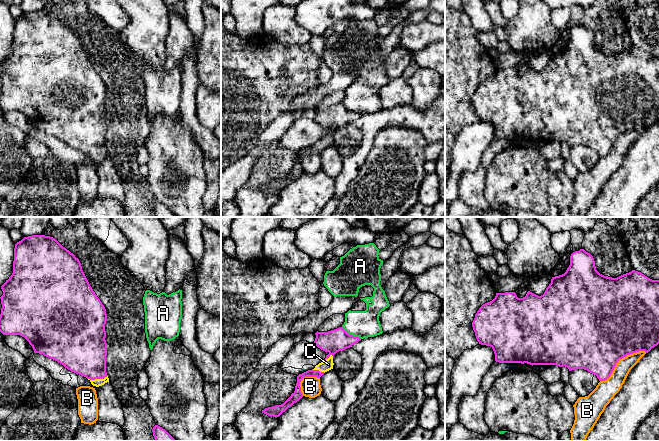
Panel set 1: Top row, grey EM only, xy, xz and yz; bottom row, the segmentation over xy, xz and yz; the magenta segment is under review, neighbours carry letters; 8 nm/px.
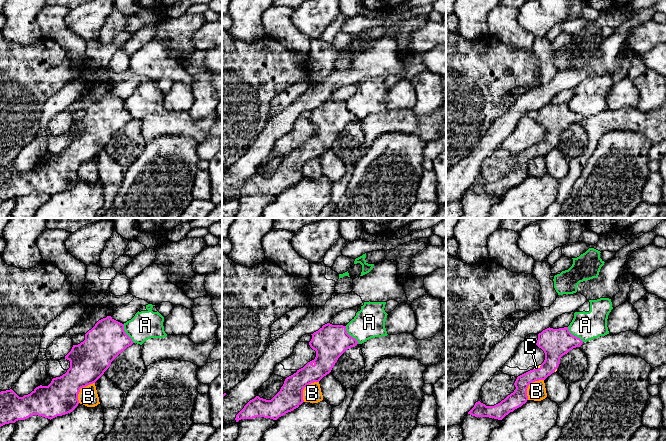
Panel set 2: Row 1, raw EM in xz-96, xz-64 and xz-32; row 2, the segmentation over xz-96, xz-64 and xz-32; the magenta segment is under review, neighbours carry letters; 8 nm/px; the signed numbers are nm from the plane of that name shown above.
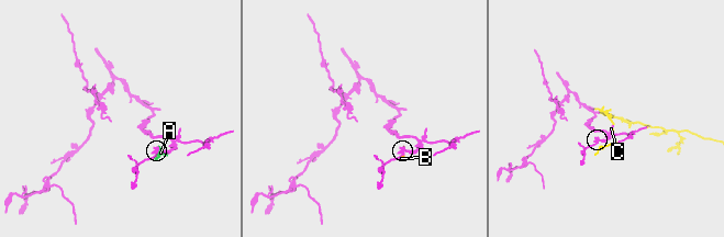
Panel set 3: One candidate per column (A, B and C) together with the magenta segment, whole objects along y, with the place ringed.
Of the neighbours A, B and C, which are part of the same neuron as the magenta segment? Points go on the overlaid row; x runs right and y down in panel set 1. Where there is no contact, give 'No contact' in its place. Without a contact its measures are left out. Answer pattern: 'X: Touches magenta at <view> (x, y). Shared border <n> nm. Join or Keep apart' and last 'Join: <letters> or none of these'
A: Touches magenta at xz (351, 335). Shared border 190 nm. Keep apart
B: Touches magenta at yz (620, 358). Shared border 440 nm. Keep apart
C: Touches magenta at xy (97, 378). Shared border 160 nm. Join
Join: C

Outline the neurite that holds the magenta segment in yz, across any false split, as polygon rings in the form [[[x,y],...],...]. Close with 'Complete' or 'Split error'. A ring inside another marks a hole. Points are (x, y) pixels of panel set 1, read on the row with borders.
[[[584,249],[575,251],[570,256],[570,265],[562,275],[552,277],[551,283],[543,295],[538,296],[530,291],[523,298],[518,298],[515,292],[496,293],[495,298],[483,304],[472,322],[472,327],[479,344],[490,346],[495,354],[495,361],[499,363],[527,363],[530,365],[556,365],[567,367],[569,371],[584,369],[597,376],[599,381],[607,380],[612,374],[618,361],[627,355],[645,351],[648,353],[659,344],[659,280],[652,280],[641,272],[632,270],[617,278],[600,274],[596,270],[593,256]]]. Complete

